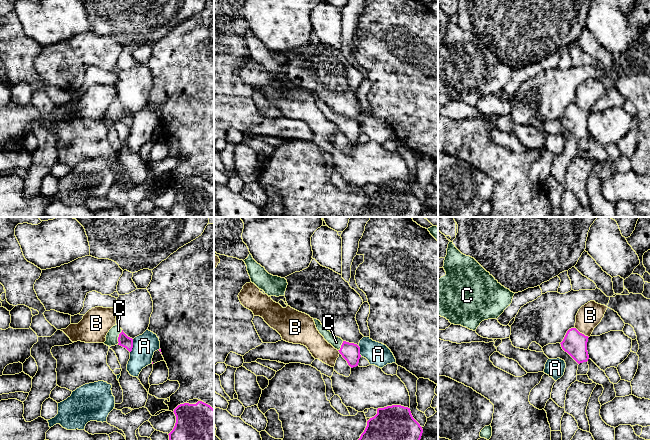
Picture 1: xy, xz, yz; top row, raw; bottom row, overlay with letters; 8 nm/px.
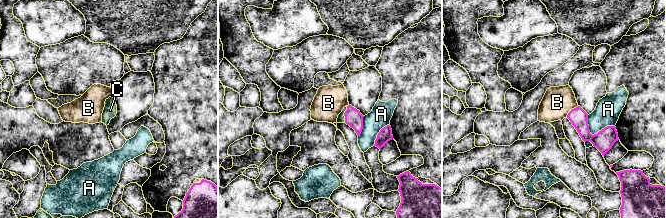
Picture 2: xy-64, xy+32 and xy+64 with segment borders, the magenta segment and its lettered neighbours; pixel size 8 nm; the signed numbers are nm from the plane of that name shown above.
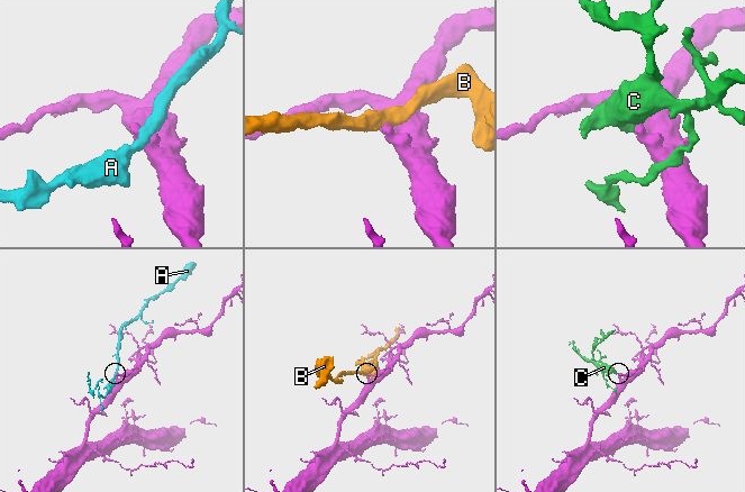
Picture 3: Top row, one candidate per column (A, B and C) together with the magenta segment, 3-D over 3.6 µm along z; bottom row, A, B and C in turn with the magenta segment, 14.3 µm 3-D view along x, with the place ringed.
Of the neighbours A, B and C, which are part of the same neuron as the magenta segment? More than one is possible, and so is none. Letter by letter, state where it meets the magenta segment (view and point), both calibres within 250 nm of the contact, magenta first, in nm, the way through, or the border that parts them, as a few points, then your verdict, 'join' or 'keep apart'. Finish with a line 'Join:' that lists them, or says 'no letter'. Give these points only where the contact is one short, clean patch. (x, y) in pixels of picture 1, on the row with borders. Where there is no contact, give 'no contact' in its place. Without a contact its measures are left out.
A: meets magenta in xy at (132, 346); 90 nm thick on the magenta side, 190 nm on the other; border along xy (133, 339), (133, 347), (130, 352); keep apart
B: meets magenta in yz at (581, 333); 190 nm thick on the magenta side, 190 nm on the other; border along yz (575, 327), (588, 337); keep apart
C: meets magenta in xy at (118, 337); 90 nm thick on the magenta side, 100 nm on the other; runs through xy (124, 341), (118, 337), (112, 336); join
Join: C

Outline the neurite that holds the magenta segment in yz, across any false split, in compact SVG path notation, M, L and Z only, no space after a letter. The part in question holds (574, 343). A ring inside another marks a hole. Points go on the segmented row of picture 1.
M571 328L567 331L560 344L562 349L580 364L587 362L589 359L587 351L588 338L588 336L580 333L576 328Z

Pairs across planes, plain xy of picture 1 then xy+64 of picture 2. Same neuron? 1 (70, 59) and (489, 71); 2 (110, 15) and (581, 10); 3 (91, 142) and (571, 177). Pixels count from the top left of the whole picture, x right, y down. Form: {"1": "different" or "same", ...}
{"1": "different", "2": "same", "3": "same"}

